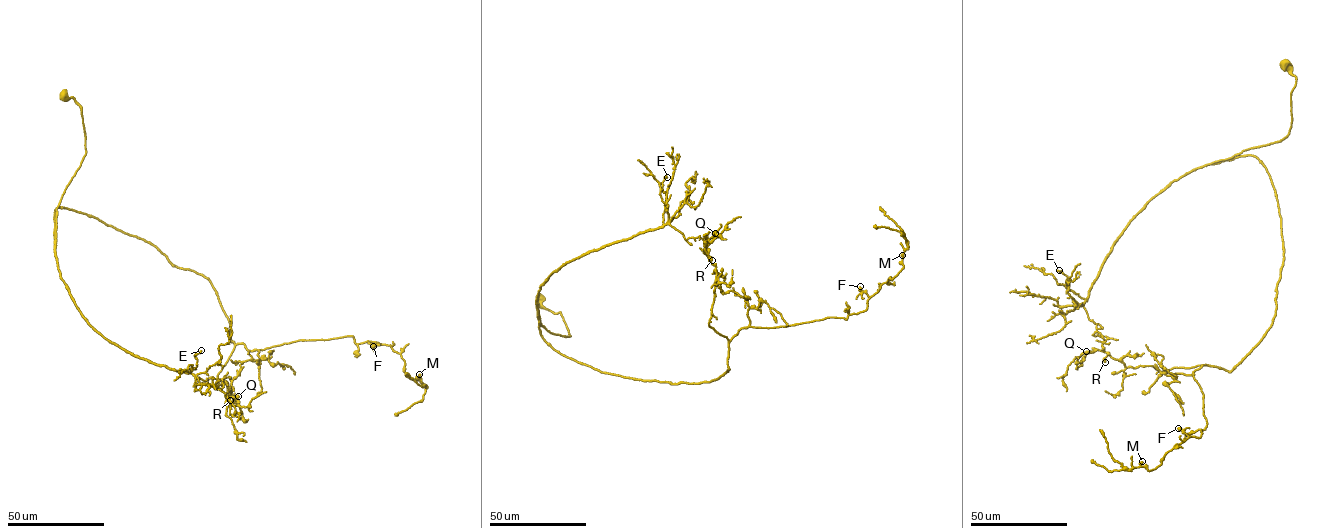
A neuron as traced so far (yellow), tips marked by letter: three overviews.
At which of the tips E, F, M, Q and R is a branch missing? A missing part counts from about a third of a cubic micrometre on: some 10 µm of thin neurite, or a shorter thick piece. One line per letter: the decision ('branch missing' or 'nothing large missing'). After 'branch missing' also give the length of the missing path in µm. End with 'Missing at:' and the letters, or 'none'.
E: nothing large missing
F: nothing large missing
M: nothing large missing
Q: nothing large missing
R: nothing large missing
Missing at: none

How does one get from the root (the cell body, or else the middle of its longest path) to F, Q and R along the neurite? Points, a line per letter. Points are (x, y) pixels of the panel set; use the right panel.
F: (1284, 63), (1287, 137), (1209, 164), (1269, 174), (1275, 315), (1231, 370), (1193, 372), (1207, 424), (1178, 428)
Q: (1284, 63), (1287, 137), (1209, 164), (1254, 155), (1272, 181), (1284, 253), (1266, 333), (1230, 371), (1086, 351)
R: (1284, 63), (1287, 137), (1209, 164), (1254, 155), (1270, 177), (1284, 253), (1270, 327), (1231, 370), (1105, 362)

